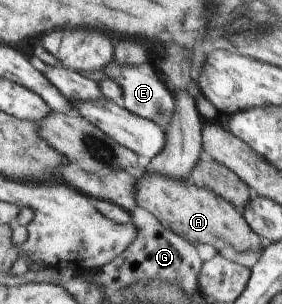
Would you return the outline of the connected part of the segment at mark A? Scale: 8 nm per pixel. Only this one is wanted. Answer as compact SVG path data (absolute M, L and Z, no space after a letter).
M141 172L140 176L136 177L136 186L134 186L134 202L136 202L137 206L141 209L144 209L146 212L150 213L153 218L156 218L156 220L164 226L165 229L168 229L170 232L173 232L173 234L178 234L184 241L187 241L191 244L210 244L209 251L204 252L205 254L209 254L211 252L218 253L220 250L224 250L224 248L232 248L232 250L236 250L236 252L246 252L246 250L259 250L260 248L260 239L259 235L254 234L252 230L250 230L250 227L246 224L246 221L244 220L244 217L241 215L239 211L236 210L230 202L226 202L224 198L220 198L218 194L214 194L212 190L206 190L204 186L194 186L193 182L189 179L187 180L176 180L176 178L170 178L170 176L160 176L160 174L150 174L150 172Z

